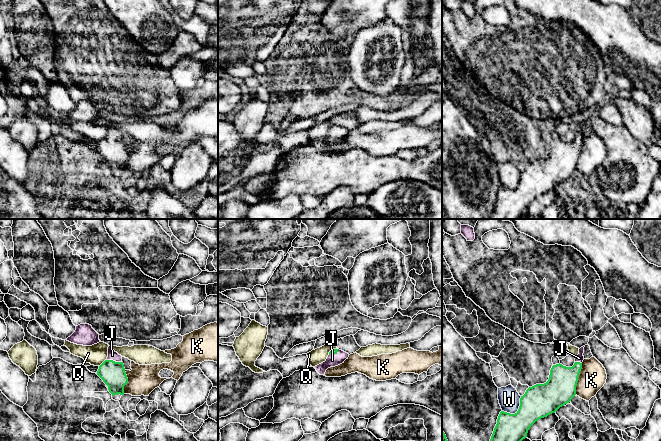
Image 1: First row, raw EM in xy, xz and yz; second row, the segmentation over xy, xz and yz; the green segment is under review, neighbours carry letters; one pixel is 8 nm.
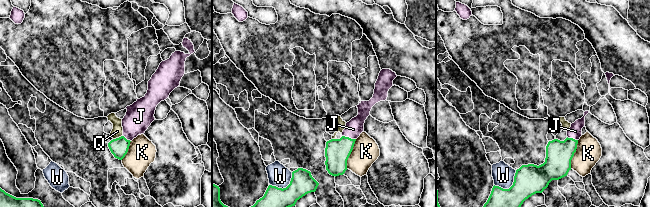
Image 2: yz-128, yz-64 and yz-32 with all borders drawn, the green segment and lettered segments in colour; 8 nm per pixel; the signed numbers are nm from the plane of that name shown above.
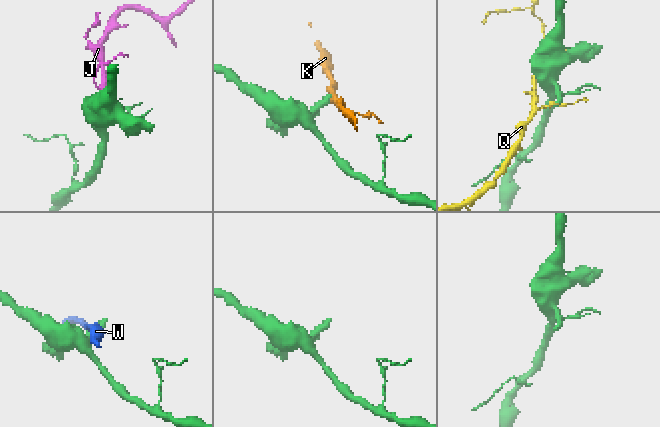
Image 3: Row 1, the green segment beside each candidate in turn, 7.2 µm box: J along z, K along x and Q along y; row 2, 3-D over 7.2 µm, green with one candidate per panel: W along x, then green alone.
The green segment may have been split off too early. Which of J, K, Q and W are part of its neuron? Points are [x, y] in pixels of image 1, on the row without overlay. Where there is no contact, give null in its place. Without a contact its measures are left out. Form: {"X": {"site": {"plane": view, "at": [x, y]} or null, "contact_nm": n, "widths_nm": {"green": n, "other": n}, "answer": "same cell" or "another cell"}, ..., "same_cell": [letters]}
{"J": {"site": {"plane": "xy", "at": [114, 137]}, "contact_nm": 120, "widths_nm": {"green": 200, "other": 80}, "answer": "same cell"}, "K": {"site": {"plane": "yz", "at": [577, 155]}, "contact_nm": 260, "widths_nm": {"green": 240, "other": 220}, "answer": "another cell"}, "Q": {"site": {"plane": "xy", "at": [102, 139]}, "contact_nm": 90, "widths_nm": {"green": 200, "other": 160}, "answer": "another cell"}, "W": {"site": {"plane": "yz", "at": [517, 187]}, "contact_nm": 200, "widths_nm": {"green": 260, "other": 180}, "answer": "another cell"}, "same_cell": ["J"]}

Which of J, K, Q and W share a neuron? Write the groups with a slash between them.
J / K / Q / W

